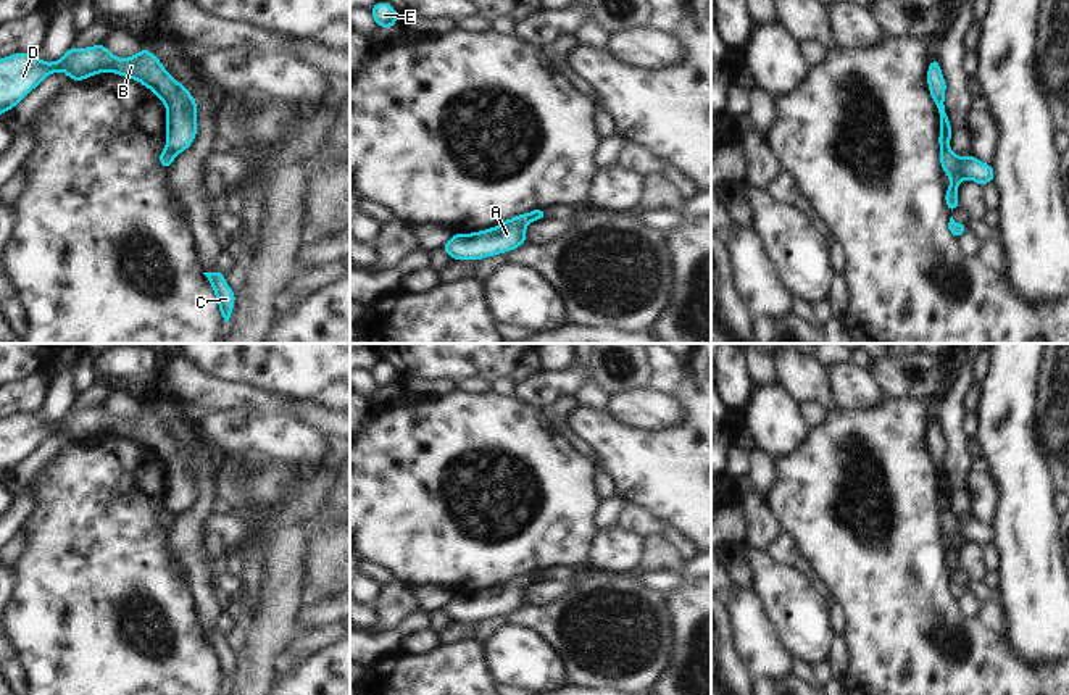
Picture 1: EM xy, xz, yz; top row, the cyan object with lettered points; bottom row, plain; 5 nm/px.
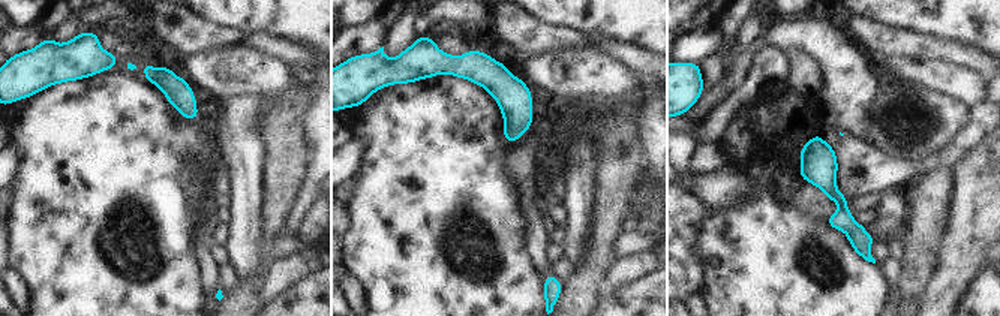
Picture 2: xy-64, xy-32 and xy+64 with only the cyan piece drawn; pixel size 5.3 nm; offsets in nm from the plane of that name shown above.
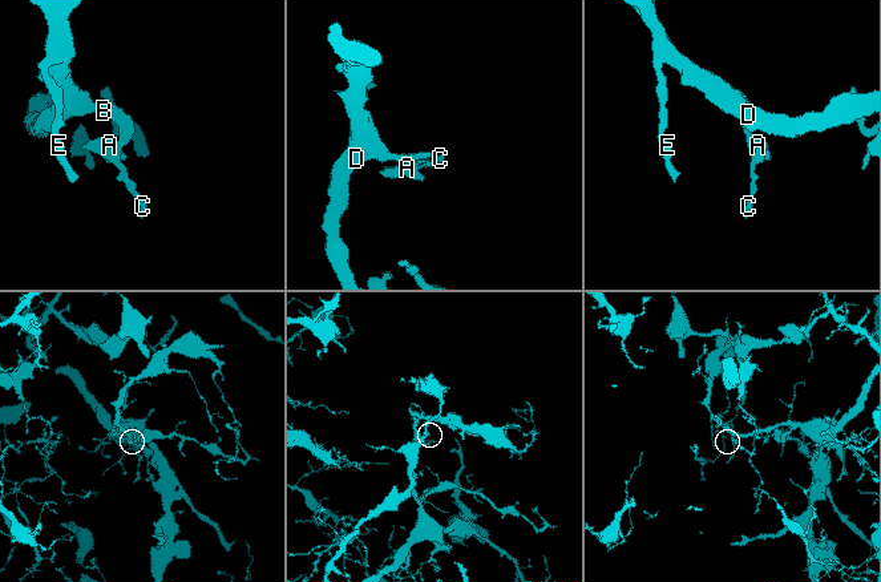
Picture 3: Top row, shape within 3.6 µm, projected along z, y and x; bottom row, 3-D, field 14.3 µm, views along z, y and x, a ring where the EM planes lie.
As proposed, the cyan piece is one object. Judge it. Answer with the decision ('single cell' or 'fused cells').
fused cells

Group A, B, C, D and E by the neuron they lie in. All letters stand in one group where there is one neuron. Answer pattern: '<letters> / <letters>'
A C / B D E

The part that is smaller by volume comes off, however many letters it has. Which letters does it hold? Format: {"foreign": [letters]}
{"foreign": ["A", "C"]}

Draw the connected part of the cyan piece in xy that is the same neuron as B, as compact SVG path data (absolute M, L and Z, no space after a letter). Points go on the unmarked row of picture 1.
M103 405L87 410L71 408L60 421L45 424L34 414L0 419L0 476L13 471L47 437L61 432L79 443L100 434L135 440L166 468L166 510L177 518L197 498L197 460L177 443L148 411L129 419L114 418Z

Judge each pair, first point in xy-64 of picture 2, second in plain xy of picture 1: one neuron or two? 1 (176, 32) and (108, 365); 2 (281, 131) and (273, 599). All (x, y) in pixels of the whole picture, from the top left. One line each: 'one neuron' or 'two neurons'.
1: two neurons
2: one neuron

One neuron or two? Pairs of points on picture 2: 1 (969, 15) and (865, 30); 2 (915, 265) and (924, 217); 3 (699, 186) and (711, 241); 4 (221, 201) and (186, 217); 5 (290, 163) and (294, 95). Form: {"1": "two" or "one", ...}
{"1": "two", "2": "one", "3": "two", "4": "two", "5": "one"}

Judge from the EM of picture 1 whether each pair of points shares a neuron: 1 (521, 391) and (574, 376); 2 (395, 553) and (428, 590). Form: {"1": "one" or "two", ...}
{"1": "one", "2": "two"}

